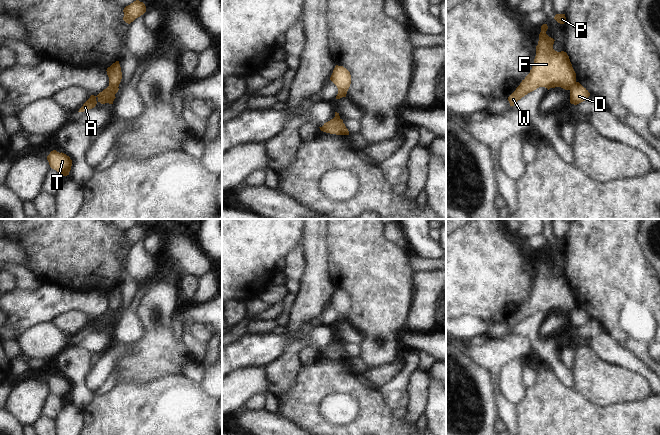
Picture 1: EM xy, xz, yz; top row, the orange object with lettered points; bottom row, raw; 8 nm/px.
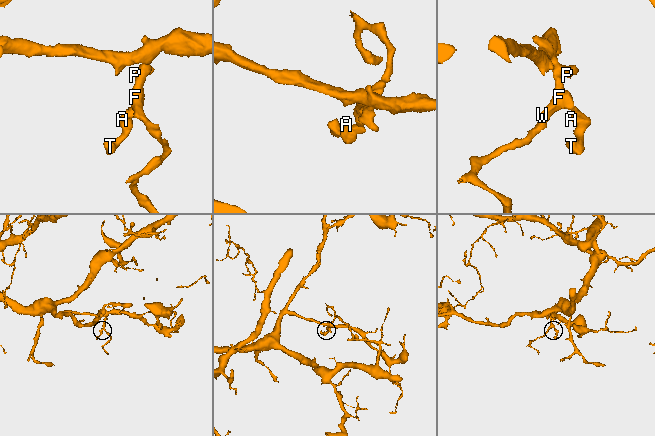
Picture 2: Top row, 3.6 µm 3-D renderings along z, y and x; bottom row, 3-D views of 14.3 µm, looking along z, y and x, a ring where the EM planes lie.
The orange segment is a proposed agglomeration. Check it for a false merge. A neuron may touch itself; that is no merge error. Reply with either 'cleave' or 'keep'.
cleave

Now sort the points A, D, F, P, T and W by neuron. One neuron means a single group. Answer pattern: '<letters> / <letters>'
A D T / F P W

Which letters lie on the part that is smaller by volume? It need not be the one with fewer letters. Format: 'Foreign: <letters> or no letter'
Foreign: A, D, T

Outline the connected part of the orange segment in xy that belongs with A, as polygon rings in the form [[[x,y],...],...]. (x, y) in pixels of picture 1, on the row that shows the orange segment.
[[[108,86],[102,92],[100,92],[97,96],[91,95],[90,98],[83,104],[83,106],[79,109],[78,112],[84,112],[89,109],[92,109],[96,106],[98,102],[101,104],[109,103],[113,104],[115,94],[118,92],[118,87],[110,87]]]

